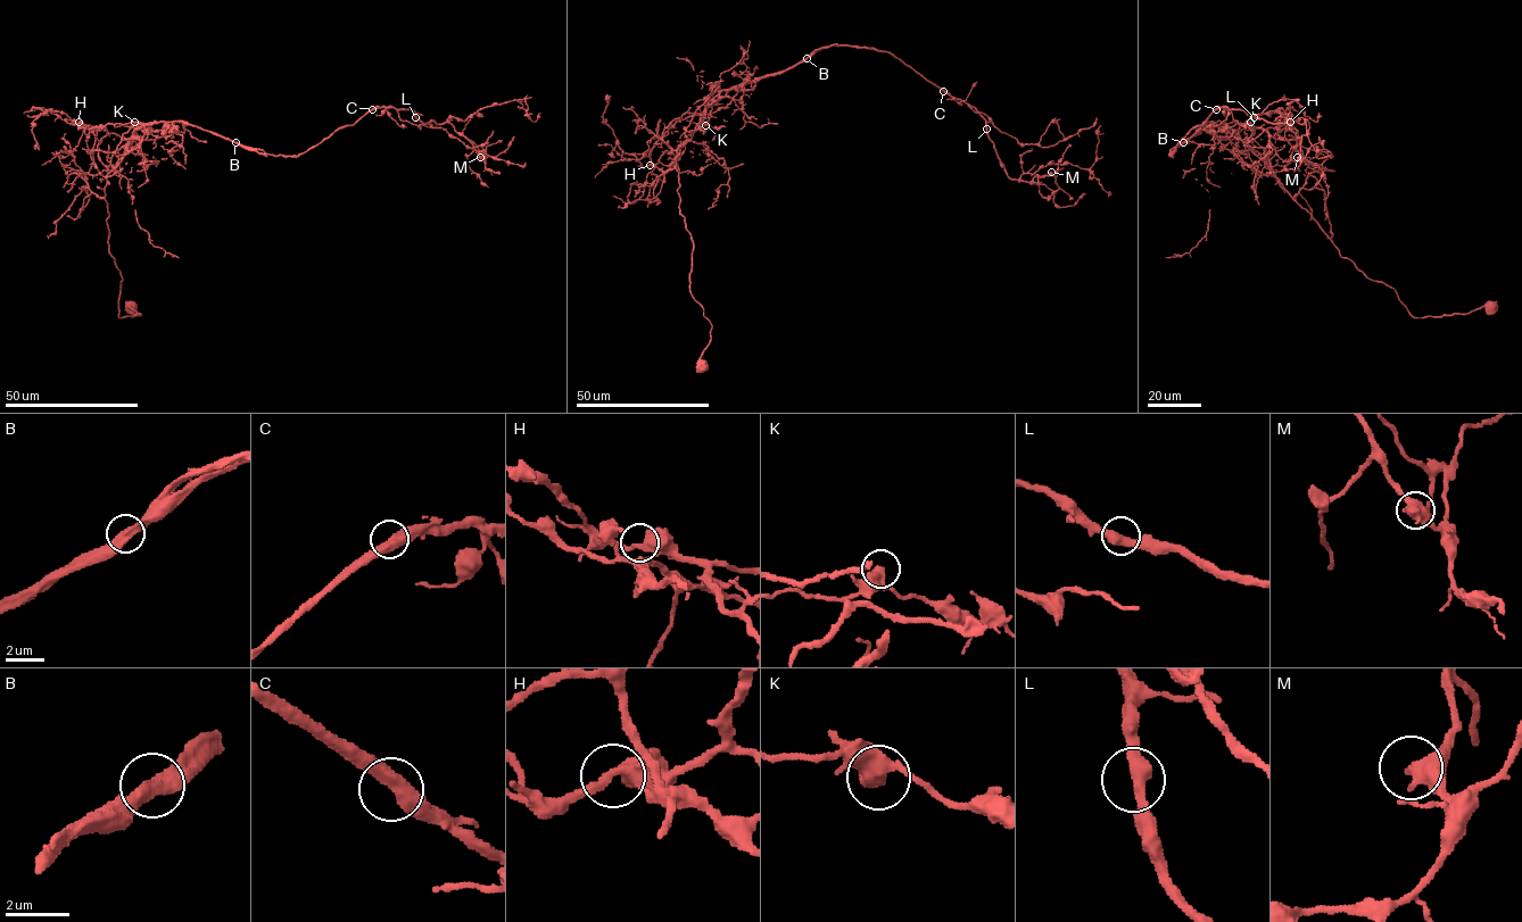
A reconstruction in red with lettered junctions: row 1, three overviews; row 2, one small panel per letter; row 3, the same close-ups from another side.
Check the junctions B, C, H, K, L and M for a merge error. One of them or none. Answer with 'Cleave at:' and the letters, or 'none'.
Cleave at: B

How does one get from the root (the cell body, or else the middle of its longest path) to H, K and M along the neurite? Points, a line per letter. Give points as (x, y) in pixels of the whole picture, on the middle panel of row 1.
H: (703, 366), (712, 324), (691, 291), (693, 241), (676, 159), (706, 105), (727, 91), (678, 119), (650, 165)
K: (703, 366), (712, 324), (691, 291), (693, 241), (676, 159), (706, 105), (727, 91), (685, 118), (705, 125)
M: (703, 366), (712, 324), (691, 291), (676, 159), (722, 91), (871, 47), (972, 106), (1010, 179), (1051, 172)

